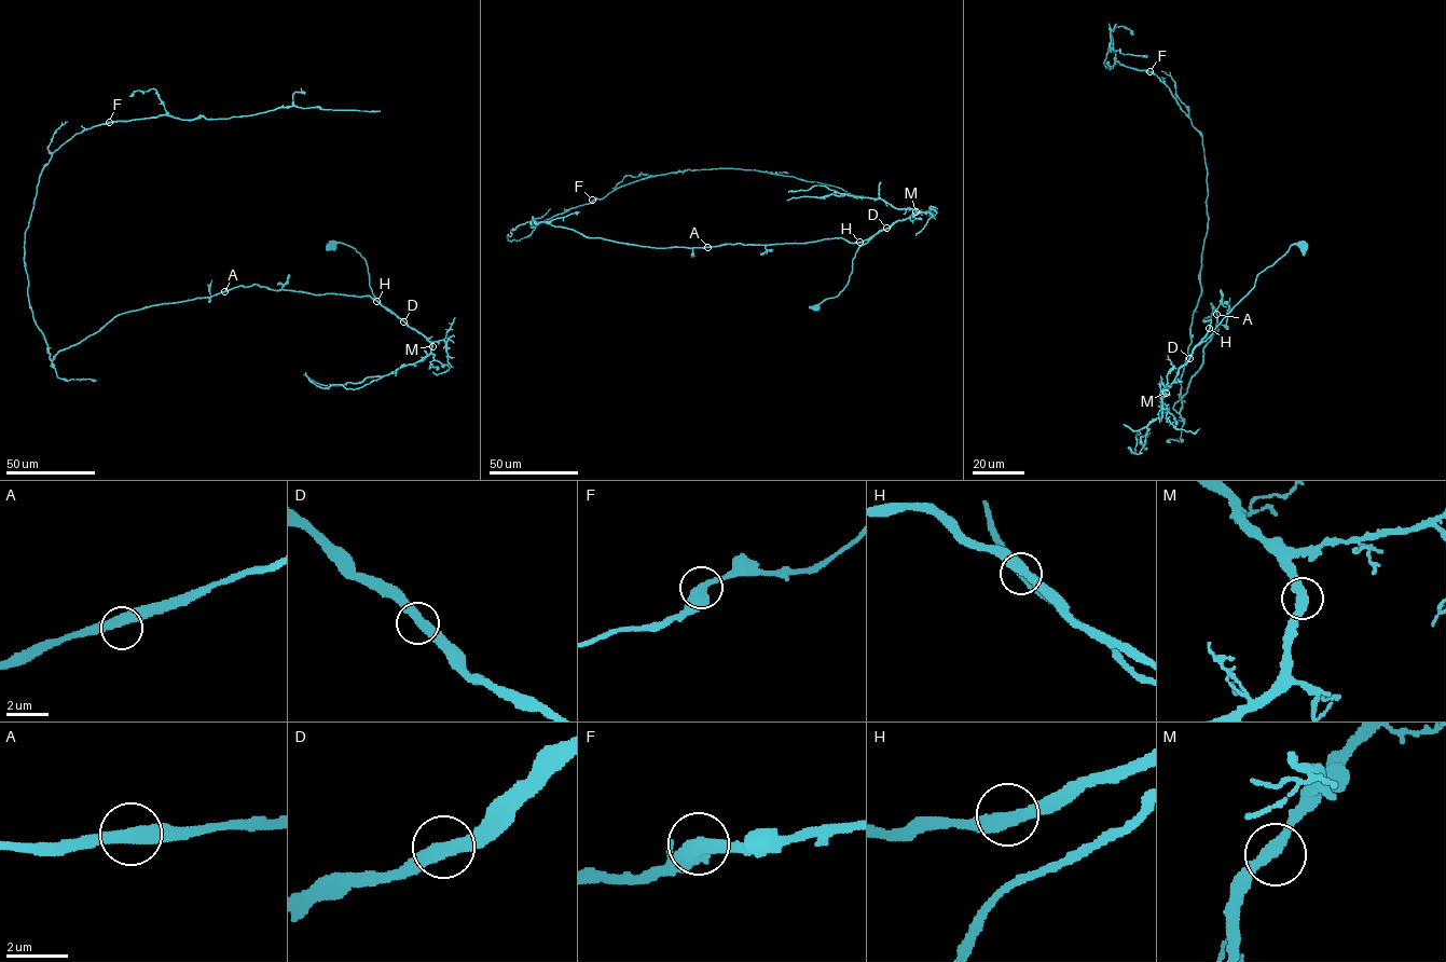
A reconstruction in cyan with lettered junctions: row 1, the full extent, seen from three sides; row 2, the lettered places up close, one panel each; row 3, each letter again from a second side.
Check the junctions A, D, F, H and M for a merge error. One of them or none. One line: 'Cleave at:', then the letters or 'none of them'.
Cleave at: none of them

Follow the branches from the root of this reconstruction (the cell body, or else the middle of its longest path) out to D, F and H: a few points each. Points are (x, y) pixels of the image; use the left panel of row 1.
D: (332, 244), (342, 243), (360, 253), (366, 261), (374, 298), (403, 321)
F: (332, 244), (365, 259), (389, 311), (238, 286), (119, 314), (51, 360), (25, 232), (51, 154), (109, 122)
H: (332, 244), (342, 243), (352, 246), (365, 259), (374, 298), (389, 310), (376, 301)

